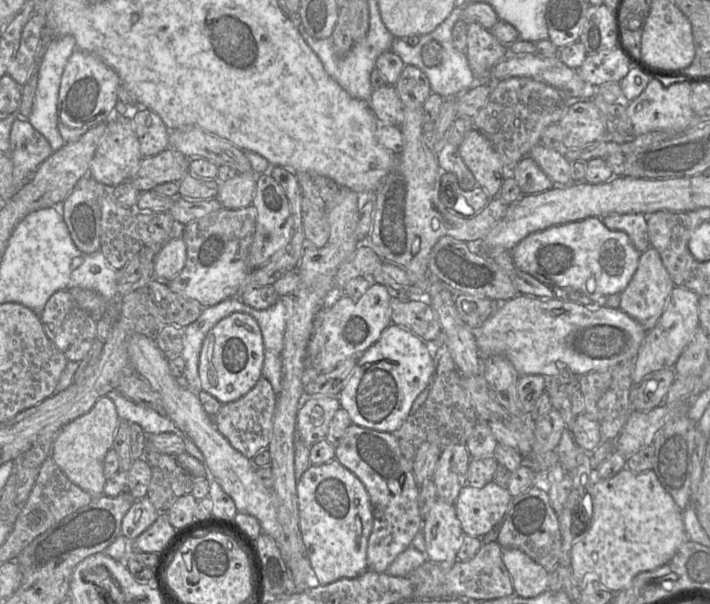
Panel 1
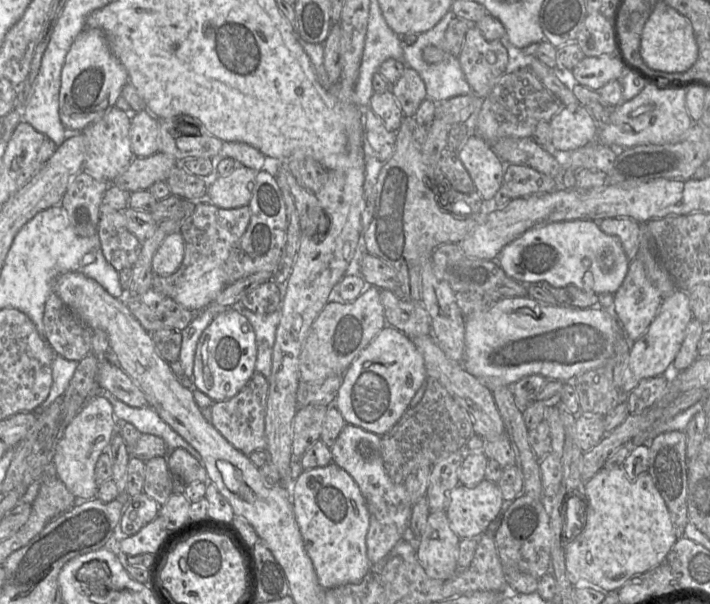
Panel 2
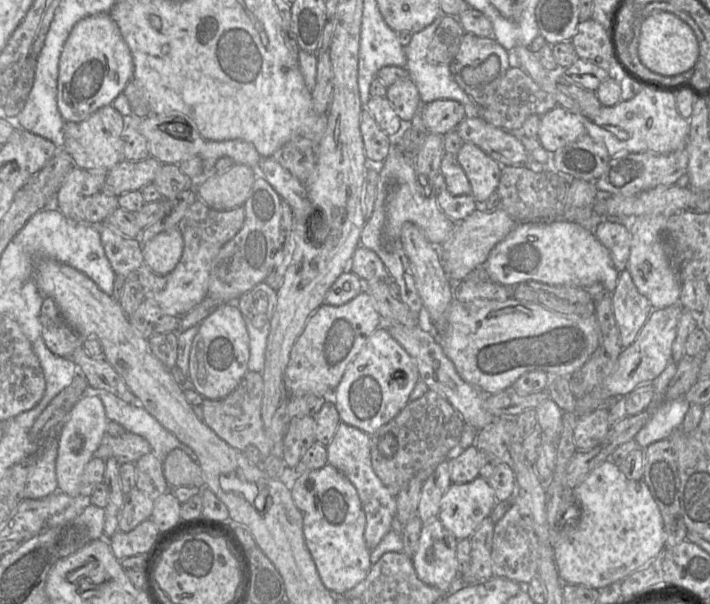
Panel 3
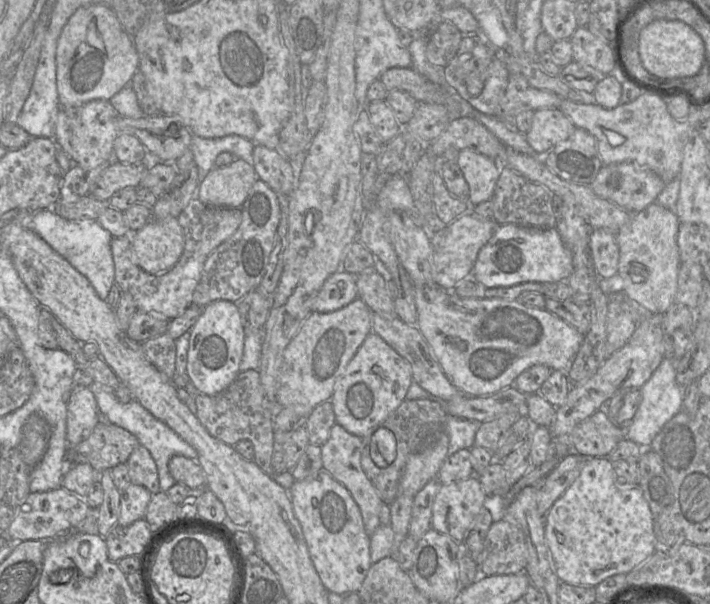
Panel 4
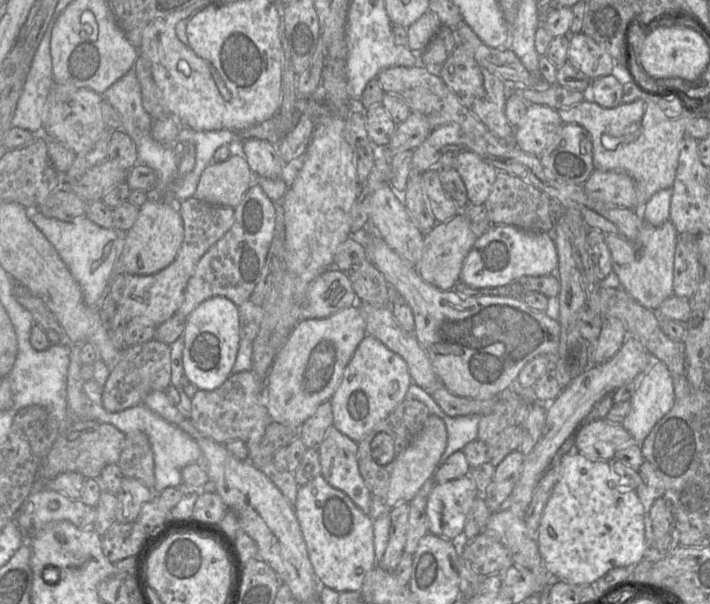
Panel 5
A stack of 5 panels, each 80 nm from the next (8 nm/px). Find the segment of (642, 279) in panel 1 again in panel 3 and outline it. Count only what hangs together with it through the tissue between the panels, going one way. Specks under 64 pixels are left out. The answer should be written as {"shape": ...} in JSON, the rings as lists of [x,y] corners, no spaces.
{"shape":[[[627,269],[620,273],[611,297],[620,342],[624,349],[634,342],[653,308],[648,299],[637,290]]]}

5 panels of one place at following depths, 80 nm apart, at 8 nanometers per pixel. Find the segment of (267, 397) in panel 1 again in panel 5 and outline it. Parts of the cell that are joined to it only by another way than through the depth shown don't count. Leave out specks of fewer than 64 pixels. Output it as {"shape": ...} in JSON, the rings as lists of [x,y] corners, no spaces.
{"shape":[[[252,370],[231,374],[227,380],[214,391],[199,390],[191,401],[189,418],[194,427],[205,437],[220,443],[227,444],[234,440],[243,441],[249,450],[249,461],[256,465],[279,488],[289,503],[295,507],[299,485],[294,473],[289,470],[279,470],[271,456],[262,454],[260,444],[267,426],[272,422],[268,409],[265,406],[265,381],[260,381]]]}

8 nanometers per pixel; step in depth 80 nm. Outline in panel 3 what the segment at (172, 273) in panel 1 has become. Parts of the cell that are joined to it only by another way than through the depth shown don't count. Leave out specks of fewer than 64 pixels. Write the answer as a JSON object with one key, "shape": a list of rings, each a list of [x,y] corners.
{"shape":[[[174,227],[142,244],[142,255],[144,262],[154,273],[166,275],[180,261],[183,249],[183,236],[178,227]]]}

